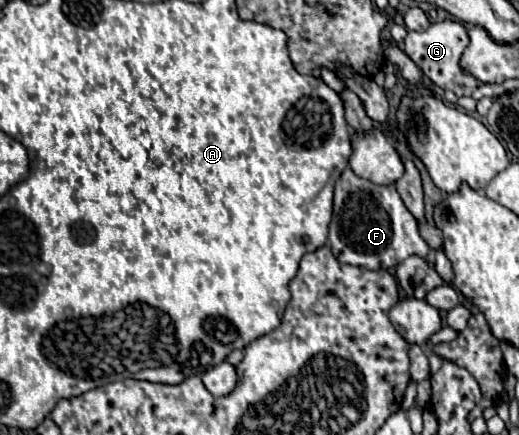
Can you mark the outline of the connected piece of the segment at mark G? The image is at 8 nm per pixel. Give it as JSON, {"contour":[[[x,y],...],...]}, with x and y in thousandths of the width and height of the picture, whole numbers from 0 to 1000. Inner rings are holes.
{"contour":[[[873,46],[838,51],[823,69],[811,69],[811,74],[788,69],[776,92],[780,124],[811,156],[811,166],[854,207],[873,207],[881,221],[908,221],[927,193],[927,189],[915,189],[915,179],[900,175],[884,152],[884,133],[896,110],[900,110],[900,69],[892,64],[892,55],[873,51]]]}

